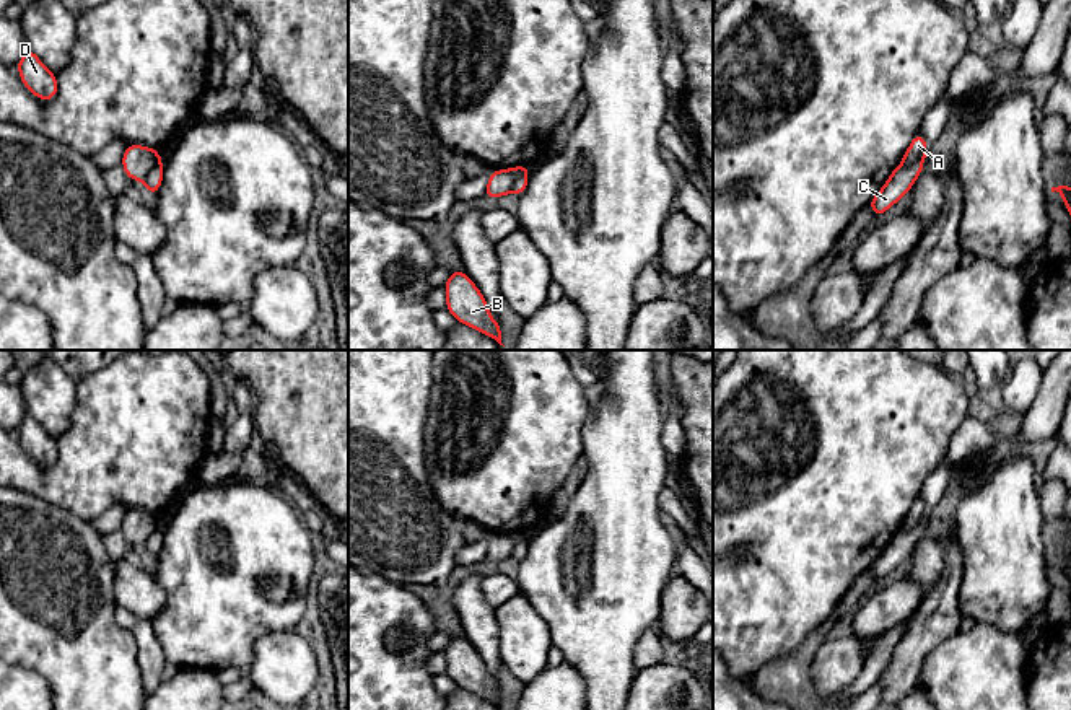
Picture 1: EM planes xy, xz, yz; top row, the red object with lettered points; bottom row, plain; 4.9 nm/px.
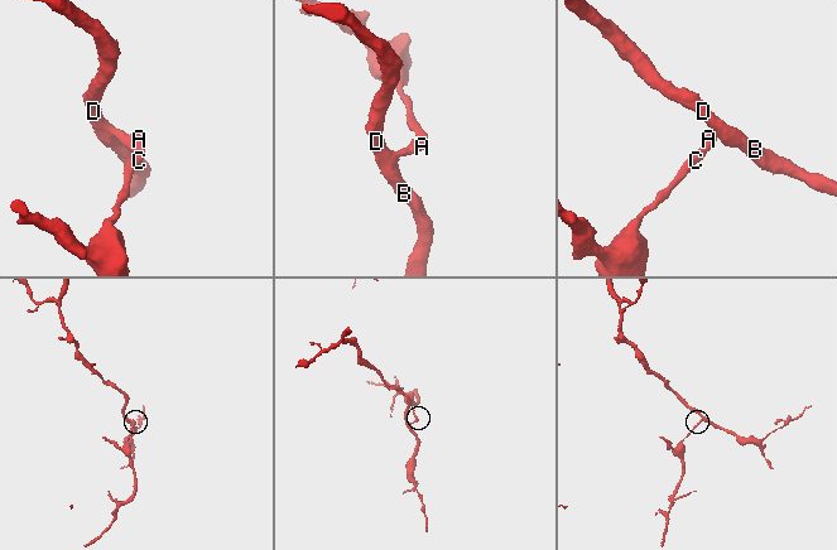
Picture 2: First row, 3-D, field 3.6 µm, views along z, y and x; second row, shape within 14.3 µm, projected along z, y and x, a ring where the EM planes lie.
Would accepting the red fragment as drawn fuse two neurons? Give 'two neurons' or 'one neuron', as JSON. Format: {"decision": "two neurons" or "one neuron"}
{"decision": "two neurons"}

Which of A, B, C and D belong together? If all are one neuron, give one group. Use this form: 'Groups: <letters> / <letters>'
Groups: A B D / C

